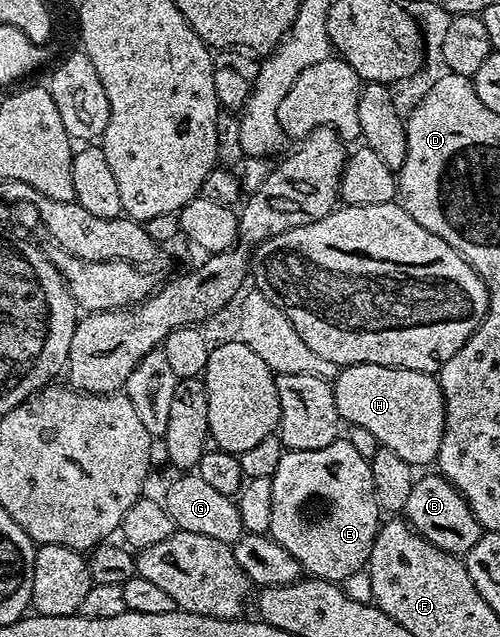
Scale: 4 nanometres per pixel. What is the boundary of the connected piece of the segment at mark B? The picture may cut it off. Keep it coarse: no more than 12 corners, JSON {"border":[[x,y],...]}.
{"border":[[443,474],[416,478],[402,512],[448,554],[478,544],[479,520]]}

